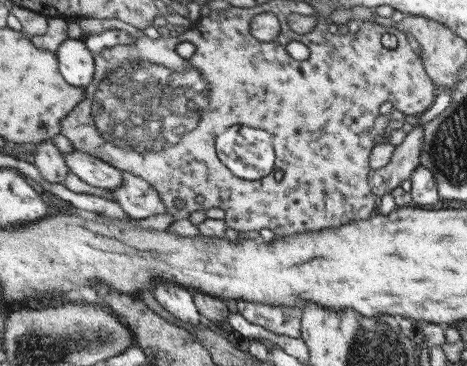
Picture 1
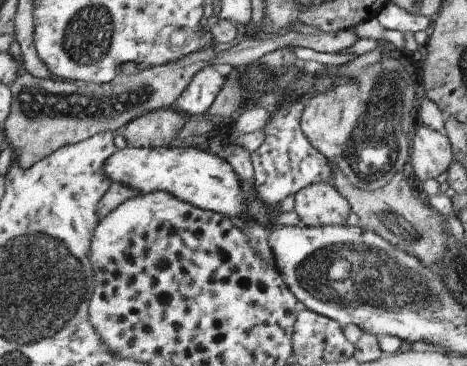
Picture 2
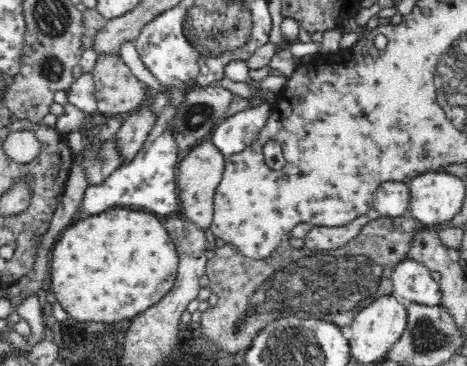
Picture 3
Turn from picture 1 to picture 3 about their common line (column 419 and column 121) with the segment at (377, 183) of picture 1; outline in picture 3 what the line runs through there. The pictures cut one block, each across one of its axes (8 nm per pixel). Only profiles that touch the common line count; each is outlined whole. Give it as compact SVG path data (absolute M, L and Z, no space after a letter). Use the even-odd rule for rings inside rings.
M148 106L138 108L138 112L132 112L130 116L124 116L124 124L120 126L116 134L116 144L120 150L122 166L130 164L140 154L156 120L158 116Z

